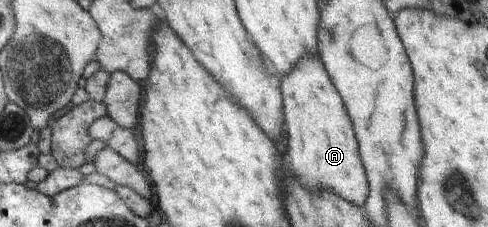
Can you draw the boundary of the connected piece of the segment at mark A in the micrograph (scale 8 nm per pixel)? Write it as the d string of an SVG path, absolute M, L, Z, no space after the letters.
M318 54L304 55L288 74L279 76L279 80L283 95L283 126L287 138L288 164L291 164L292 172L308 190L330 189L362 208L370 194L370 182L367 180L367 173L364 174L363 160L358 154L359 146L356 144L354 125L341 96L326 72L322 59Z

